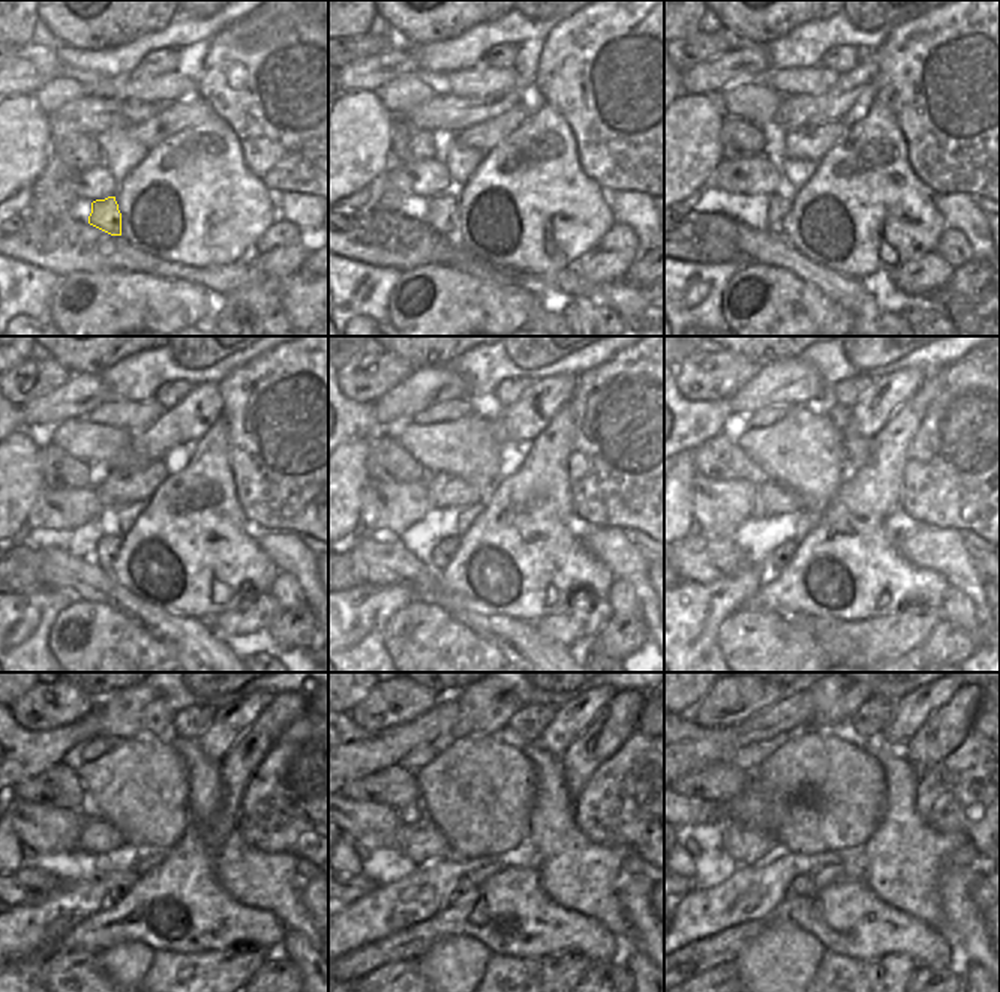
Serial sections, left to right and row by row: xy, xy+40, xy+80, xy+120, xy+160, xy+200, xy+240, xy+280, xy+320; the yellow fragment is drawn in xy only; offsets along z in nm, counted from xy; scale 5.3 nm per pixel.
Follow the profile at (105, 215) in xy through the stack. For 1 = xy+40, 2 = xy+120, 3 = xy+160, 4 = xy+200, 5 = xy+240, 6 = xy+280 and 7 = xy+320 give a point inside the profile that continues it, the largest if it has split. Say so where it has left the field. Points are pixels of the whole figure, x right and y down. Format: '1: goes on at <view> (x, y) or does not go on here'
1: goes on at xy+40 (443, 210)
2: goes on at xy+120 (108, 547)
3: goes on at xy+160 (444, 553)
4: goes on at xy+200 (783, 554)
5: goes on at xy+240 (119, 883)
6: goes on at xy+280 (464, 884)
7: goes on at xy+320 (802, 886)

